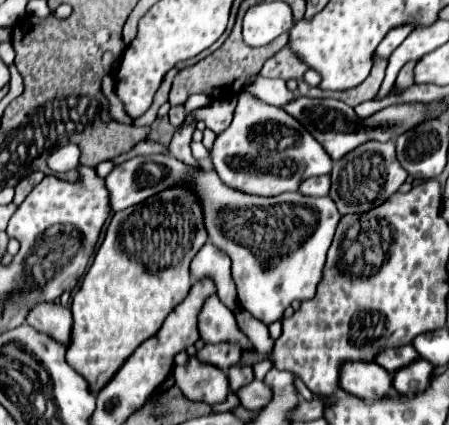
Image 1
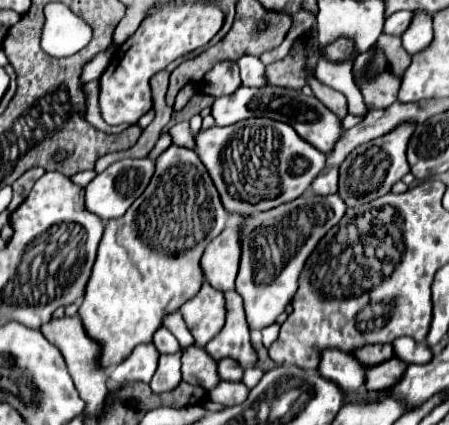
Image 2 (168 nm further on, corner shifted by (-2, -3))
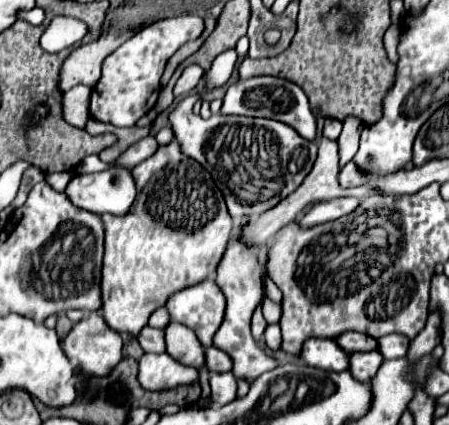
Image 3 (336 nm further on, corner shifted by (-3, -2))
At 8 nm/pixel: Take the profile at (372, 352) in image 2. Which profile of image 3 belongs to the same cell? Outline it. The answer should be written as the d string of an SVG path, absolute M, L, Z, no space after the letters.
M342 333L336 343L346 351L346 353L366 353L366 351L378 351L378 341L362 335L362 333Z

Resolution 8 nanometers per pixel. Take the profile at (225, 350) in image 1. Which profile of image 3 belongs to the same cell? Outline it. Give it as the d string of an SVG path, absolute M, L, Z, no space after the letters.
M244 217L234 227L232 239L230 239L226 253L224 253L224 257L218 265L218 271L216 271L216 285L226 295L226 315L224 315L220 329L214 335L214 347L226 351L232 357L232 361L234 361L232 373L236 377L242 377L242 379L252 383L256 377L274 369L278 363L258 347L258 343L254 341L254 337L250 333L250 317L252 317L252 311L256 309L256 305L262 299L262 285L260 285L260 265L256 265L256 251L248 249L246 245L242 245L236 239L240 225L244 225L246 221L248 221L248 217Z

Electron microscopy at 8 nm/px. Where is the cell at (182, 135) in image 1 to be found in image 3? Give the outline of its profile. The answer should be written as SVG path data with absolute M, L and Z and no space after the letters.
M172 141L172 143L168 143L168 145L158 147L158 151L156 151L150 159L142 161L140 165L136 165L136 167L132 169L132 173L134 173L136 183L138 183L138 185L136 185L136 187L138 187L138 195L136 195L136 201L132 203L130 211L128 211L126 215L122 215L122 217L102 215L104 229L106 229L106 243L104 243L102 283L100 283L100 291L102 291L102 309L100 309L100 311L102 311L102 317L104 317L104 321L106 321L108 327L112 327L112 329L118 331L118 333L126 333L126 335L132 335L134 339L138 339L140 331L148 325L148 317L150 317L158 307L164 307L166 301L168 301L168 297L172 297L174 293L178 293L178 291L182 291L182 289L186 289L186 287L190 287L190 285L196 285L196 283L204 281L210 273L216 271L216 267L218 267L218 263L220 263L220 259L222 259L222 255L224 255L224 249L226 249L226 245L228 245L228 239L230 239L232 217L230 217L230 213L228 213L228 209L226 209L226 205L224 205L224 197L222 197L220 189L214 185L210 173L208 173L198 161L186 157L186 155L180 151L180 143L178 143L178 141Z

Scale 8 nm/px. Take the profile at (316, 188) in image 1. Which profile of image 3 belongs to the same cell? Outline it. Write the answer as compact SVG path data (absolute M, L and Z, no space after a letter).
M352 161L348 165L344 165L340 169L340 175L338 175L338 183L344 189L346 187L358 187L358 185L364 185L368 181L370 181L370 177L360 177L360 171L356 169L356 165Z

